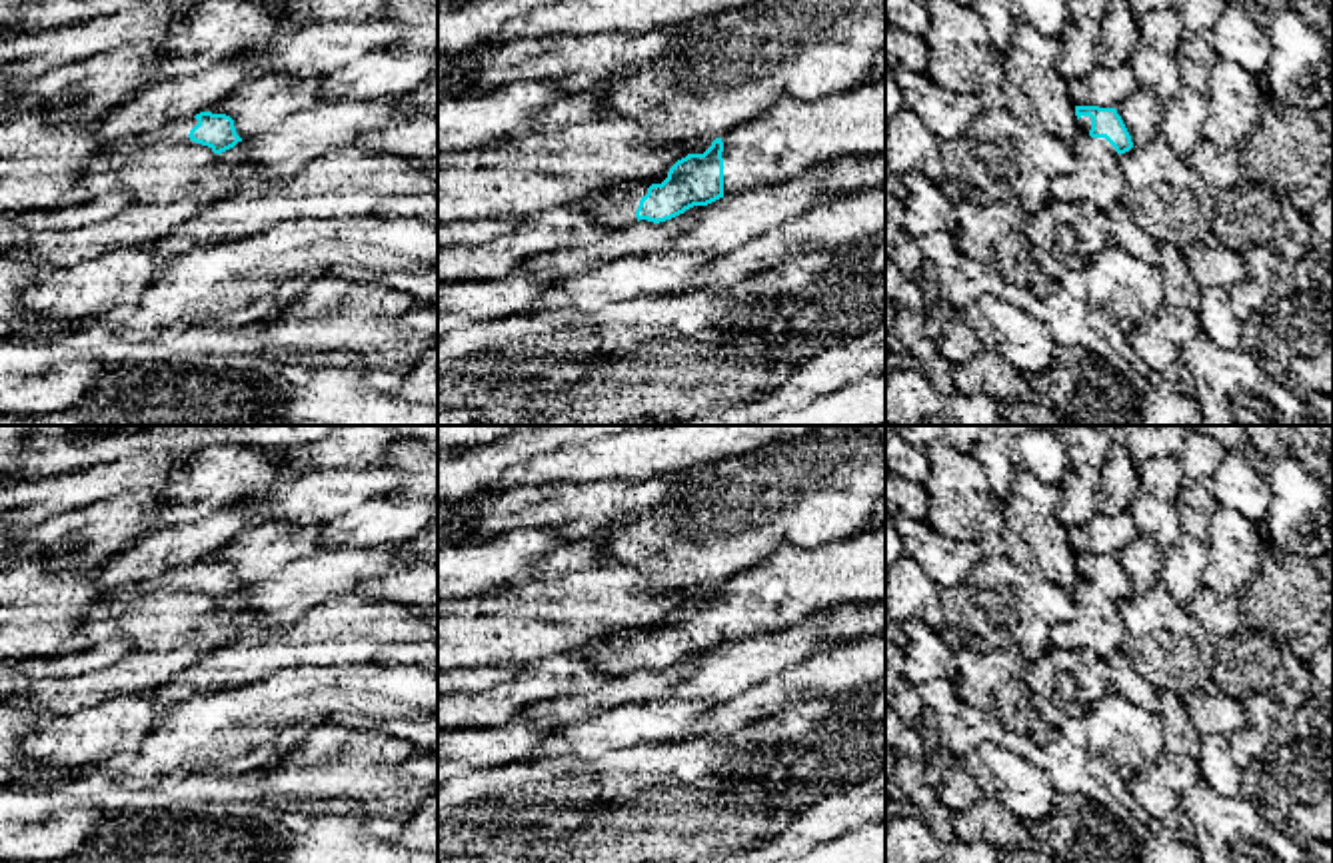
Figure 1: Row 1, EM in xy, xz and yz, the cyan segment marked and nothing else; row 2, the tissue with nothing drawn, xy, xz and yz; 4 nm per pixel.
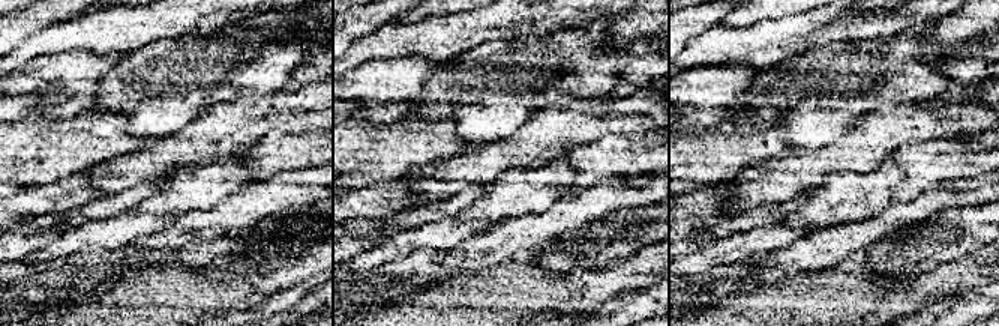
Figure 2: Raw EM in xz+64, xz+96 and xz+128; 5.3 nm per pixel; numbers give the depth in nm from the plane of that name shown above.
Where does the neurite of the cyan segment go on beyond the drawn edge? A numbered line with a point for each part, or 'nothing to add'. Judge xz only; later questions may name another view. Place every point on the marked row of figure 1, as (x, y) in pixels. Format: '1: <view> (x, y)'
1: xz (614, 208)

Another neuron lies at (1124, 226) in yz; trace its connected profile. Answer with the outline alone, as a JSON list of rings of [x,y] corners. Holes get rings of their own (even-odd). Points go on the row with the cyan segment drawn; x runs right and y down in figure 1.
[[[1113,204],[1105,212],[1105,220],[1105,232],[1115,240],[1121,250],[1147,266],[1157,264],[1157,242],[1133,222],[1131,210],[1125,204]]]

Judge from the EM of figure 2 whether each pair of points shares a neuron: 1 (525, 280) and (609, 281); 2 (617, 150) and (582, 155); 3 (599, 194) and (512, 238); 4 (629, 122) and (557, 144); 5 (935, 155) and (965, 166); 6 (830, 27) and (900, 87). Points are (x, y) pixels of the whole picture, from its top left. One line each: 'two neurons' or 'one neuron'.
1: one neuron
2: one neuron
3: one neuron
4: one neuron
5: one neuron
6: two neurons

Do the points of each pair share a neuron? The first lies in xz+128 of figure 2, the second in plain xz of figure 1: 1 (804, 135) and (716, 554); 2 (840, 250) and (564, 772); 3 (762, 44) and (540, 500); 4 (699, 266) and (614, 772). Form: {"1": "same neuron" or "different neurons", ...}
{"1": "same neuron", "2": "different neurons", "3": "different neurons", "4": "different neurons"}

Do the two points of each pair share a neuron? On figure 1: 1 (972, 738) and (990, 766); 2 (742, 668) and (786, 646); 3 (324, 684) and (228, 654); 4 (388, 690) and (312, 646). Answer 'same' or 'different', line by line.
1: different
2: same
3: different
4: different

